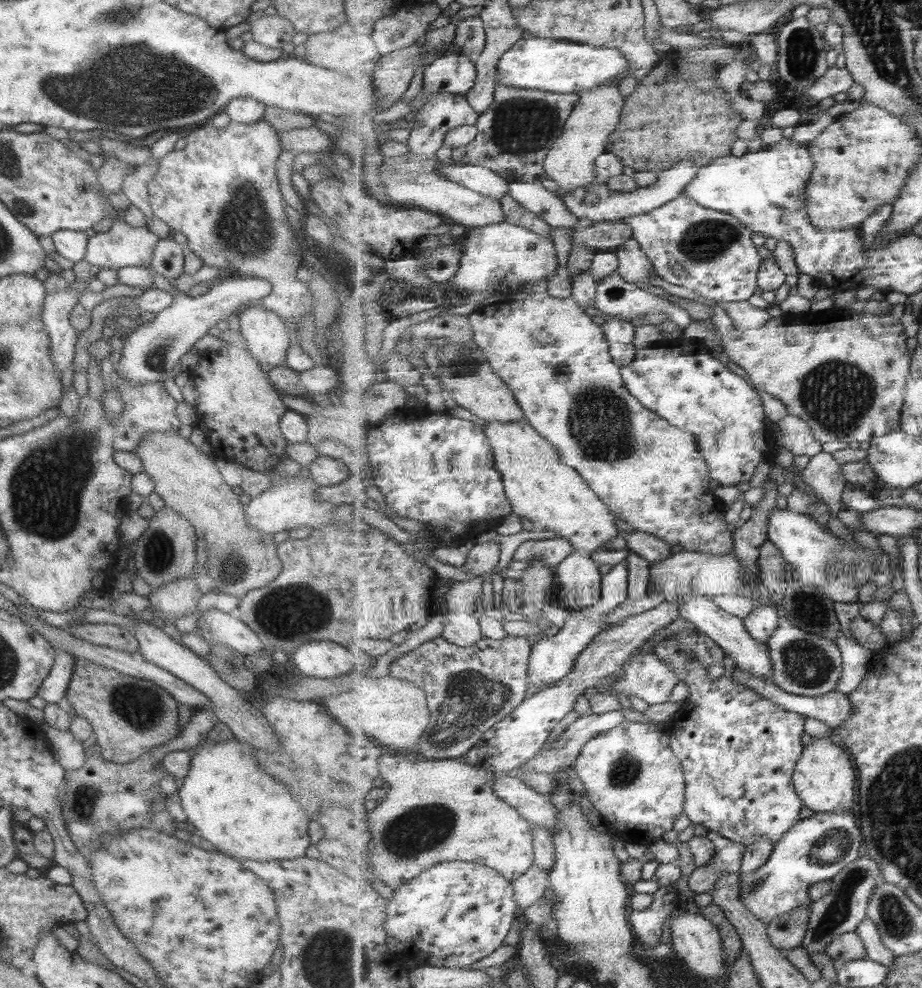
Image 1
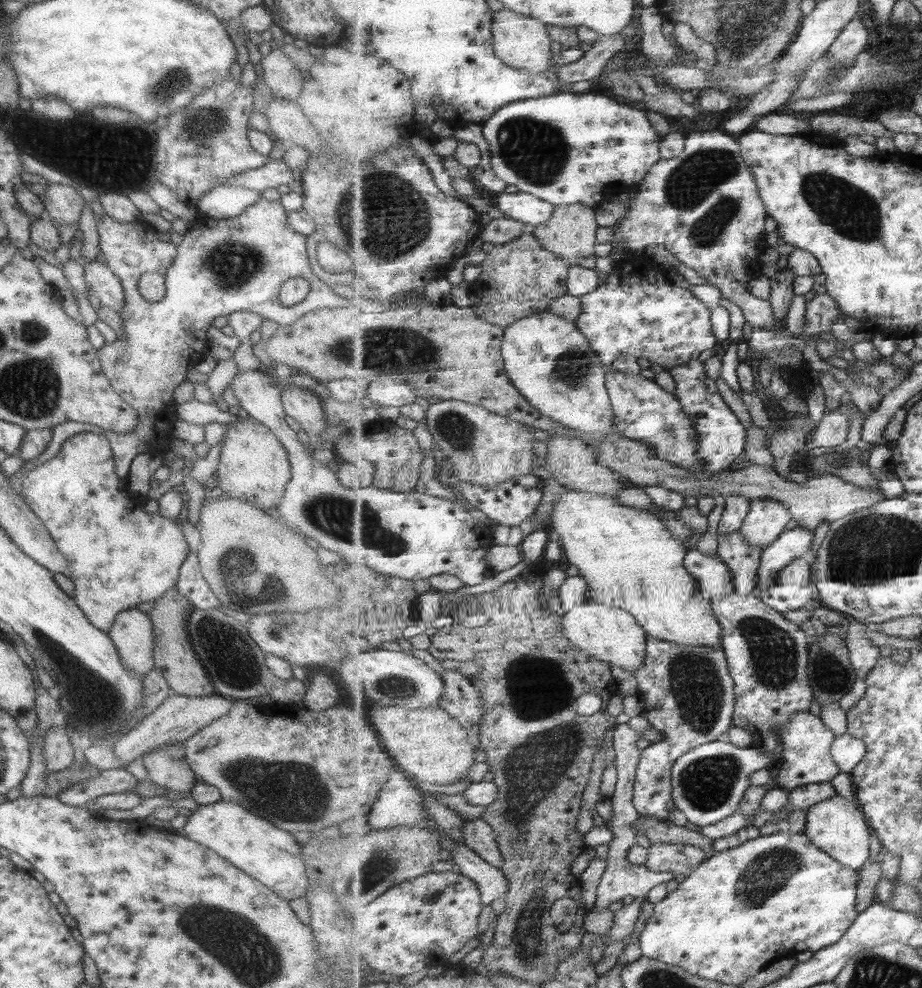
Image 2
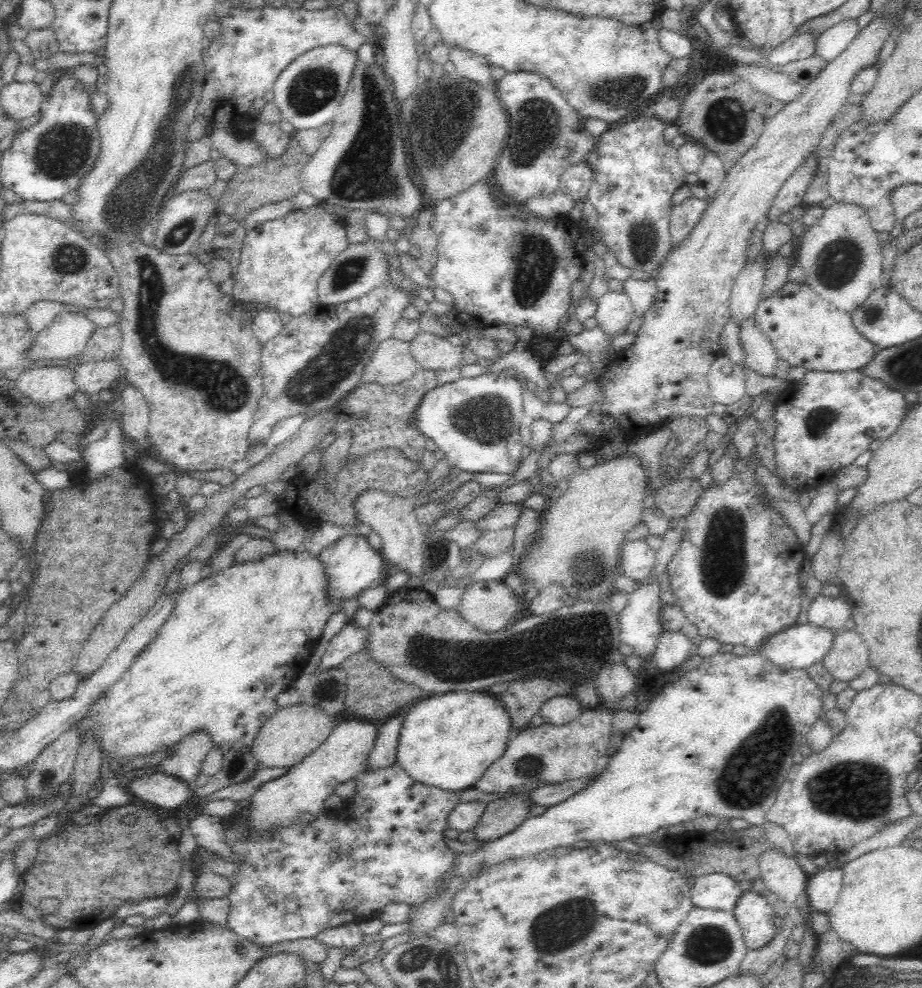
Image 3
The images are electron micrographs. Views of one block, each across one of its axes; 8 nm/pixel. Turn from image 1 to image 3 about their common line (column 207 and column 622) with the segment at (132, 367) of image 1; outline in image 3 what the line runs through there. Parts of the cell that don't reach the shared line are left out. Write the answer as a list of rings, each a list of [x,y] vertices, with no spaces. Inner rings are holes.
[[[609,290],[600,296],[595,310],[597,326],[606,336],[620,332],[635,317],[631,298],[624,292]]]

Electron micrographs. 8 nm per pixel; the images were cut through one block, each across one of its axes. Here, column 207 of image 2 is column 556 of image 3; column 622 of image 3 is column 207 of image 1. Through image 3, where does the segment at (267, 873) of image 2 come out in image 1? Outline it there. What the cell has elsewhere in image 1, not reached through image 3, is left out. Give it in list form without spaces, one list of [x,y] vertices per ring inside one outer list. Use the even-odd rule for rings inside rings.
[[[207,738],[203,741],[205,744],[200,743],[193,751],[189,751],[191,762],[182,778],[181,788],[178,789],[186,822],[195,827],[196,834],[210,842],[217,851],[233,858],[267,862],[306,856],[306,848],[310,845],[307,826],[309,818],[301,810],[291,789],[257,766],[253,754],[249,754],[249,750],[239,750],[239,744],[235,744],[235,741],[214,742]]]

